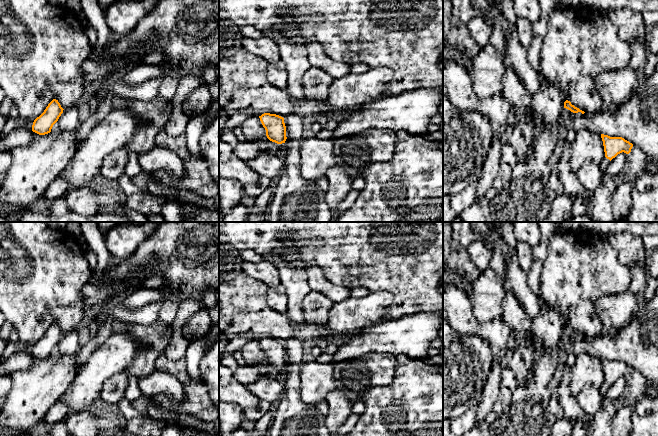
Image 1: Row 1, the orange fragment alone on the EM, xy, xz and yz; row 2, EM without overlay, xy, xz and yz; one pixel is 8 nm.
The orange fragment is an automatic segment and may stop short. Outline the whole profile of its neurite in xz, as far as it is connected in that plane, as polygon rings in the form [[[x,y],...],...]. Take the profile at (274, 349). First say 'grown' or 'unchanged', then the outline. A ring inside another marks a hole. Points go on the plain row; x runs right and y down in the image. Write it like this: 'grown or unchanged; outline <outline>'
unchanged; outline [[[264,337],[259,342],[270,365],[277,368],[285,367],[287,361],[283,341],[276,338]]]

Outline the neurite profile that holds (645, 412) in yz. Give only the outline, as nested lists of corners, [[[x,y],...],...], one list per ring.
[[[646,395],[633,406],[629,436],[658,436],[658,398]]]

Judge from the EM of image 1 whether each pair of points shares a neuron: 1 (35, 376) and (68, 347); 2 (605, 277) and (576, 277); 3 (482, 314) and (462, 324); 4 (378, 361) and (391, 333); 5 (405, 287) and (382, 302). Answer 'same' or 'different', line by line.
1: different
2: same
3: different
4: different
5: different

